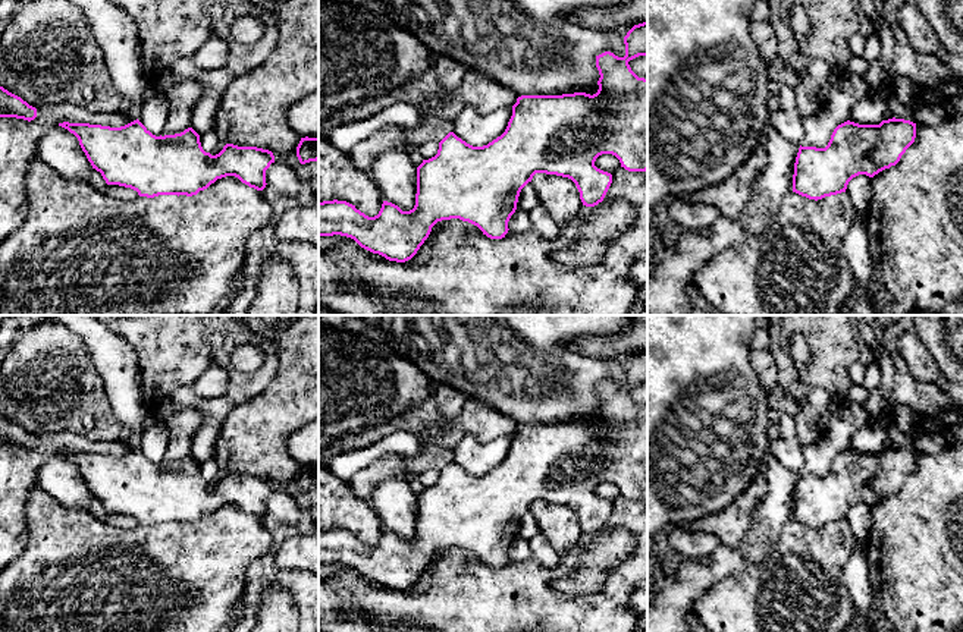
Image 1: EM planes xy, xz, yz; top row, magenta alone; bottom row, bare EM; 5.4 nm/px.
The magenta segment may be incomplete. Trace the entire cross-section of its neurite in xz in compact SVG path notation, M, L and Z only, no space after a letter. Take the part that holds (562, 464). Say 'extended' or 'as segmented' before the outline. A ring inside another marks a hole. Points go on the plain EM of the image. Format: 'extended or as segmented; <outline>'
as segmented; M647 349L634 353L624 365L624 372L624 386L611 380L596 384L596 396L600 403L596 422L521 424L512 434L512 444L505 460L483 475L473 475L449 460L439 471L437 482L423 488L417 496L417 522L413 538L402 540L398 534L383 529L379 543L368 545L346 529L319 531L319 565L341 563L351 566L361 576L396 591L411 588L429 566L432 556L442 548L459 547L477 554L490 567L502 567L509 559L508 550L517 538L521 518L531 510L536 501L571 507L580 521L583 534L597 534L603 529L612 512L612 503L595 494L599 484L615 484L621 496L628 500L647 499L647 408L639 406L628 393L639 384L647 384Z

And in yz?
as segmented; M888 447L879 453L844 450L838 453L825 477L799 477L793 521L809 528L846 521L848 510L895 494L915 471L916 452L904 447Z

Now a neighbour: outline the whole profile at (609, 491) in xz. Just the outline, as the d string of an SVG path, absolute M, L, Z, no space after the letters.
M602 482L596 487L595 494L603 500L614 503L621 496L621 491L612 482Z

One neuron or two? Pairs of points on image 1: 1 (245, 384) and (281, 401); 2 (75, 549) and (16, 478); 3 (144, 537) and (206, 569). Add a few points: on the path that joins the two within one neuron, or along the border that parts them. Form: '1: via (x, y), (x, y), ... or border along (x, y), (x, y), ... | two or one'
1: border along (279, 361), (275, 376), (263, 389), (237, 402) | two
2: border along (35, 484), (25, 506), (25, 528) | two
3: via (159, 552), (176, 569), (191, 569) | one

